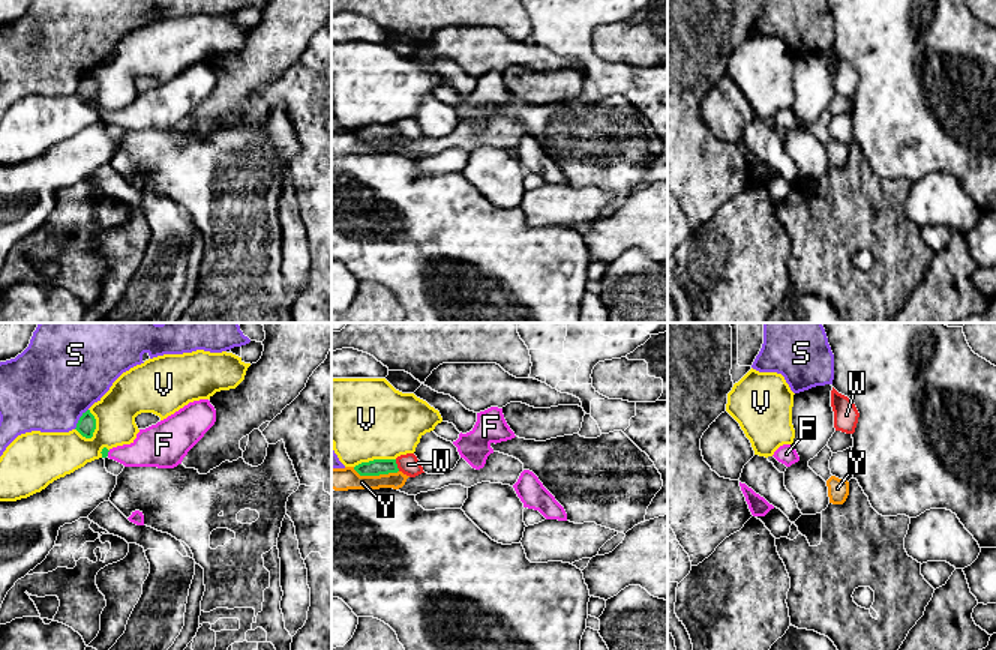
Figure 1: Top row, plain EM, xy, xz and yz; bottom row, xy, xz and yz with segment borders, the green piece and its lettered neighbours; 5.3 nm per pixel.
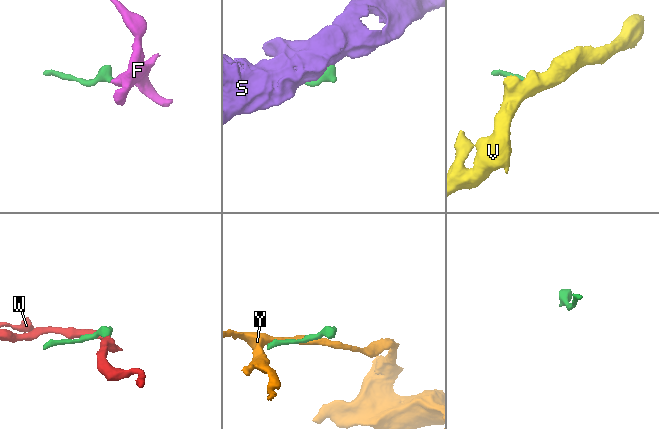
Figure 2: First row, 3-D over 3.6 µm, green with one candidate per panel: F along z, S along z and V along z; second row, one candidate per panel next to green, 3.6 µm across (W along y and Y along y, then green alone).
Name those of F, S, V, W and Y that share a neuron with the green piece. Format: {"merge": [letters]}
{"merge": ["F"]}

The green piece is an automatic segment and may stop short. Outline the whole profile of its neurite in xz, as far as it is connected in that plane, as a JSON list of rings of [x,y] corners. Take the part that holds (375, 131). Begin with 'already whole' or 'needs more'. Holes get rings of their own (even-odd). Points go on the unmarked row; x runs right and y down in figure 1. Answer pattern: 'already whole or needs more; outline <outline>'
already whole; outline [[[374,123],[356,129],[354,134],[360,140],[380,140],[399,135],[396,123]]]

